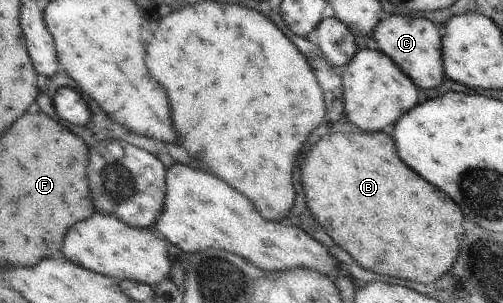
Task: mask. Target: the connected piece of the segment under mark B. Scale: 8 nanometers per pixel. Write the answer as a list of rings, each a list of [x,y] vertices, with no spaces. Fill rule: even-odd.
[[[361,131],[325,136],[305,158],[301,172],[307,206],[311,208],[313,216],[323,230],[365,270],[429,285],[453,266],[465,236],[461,226],[461,208],[457,208],[457,204],[445,192],[425,182],[401,162],[397,156],[395,139],[391,135],[384,131]]]

